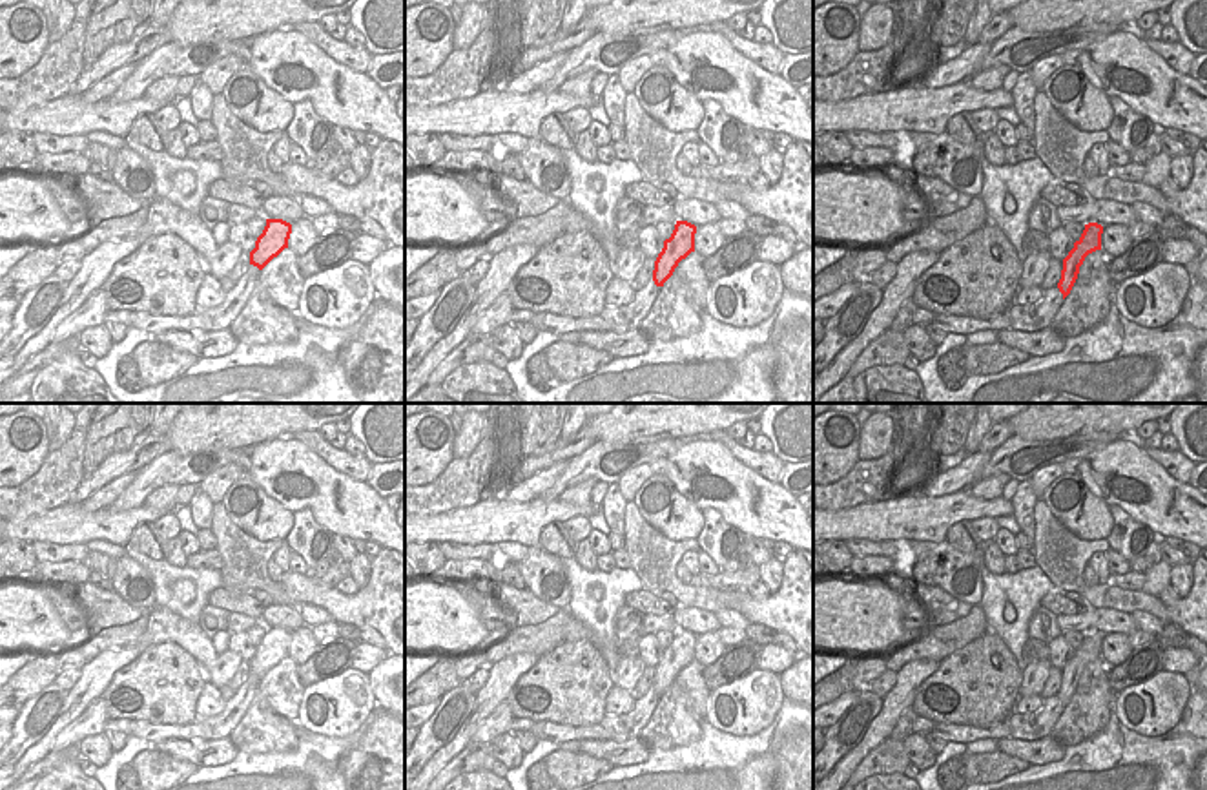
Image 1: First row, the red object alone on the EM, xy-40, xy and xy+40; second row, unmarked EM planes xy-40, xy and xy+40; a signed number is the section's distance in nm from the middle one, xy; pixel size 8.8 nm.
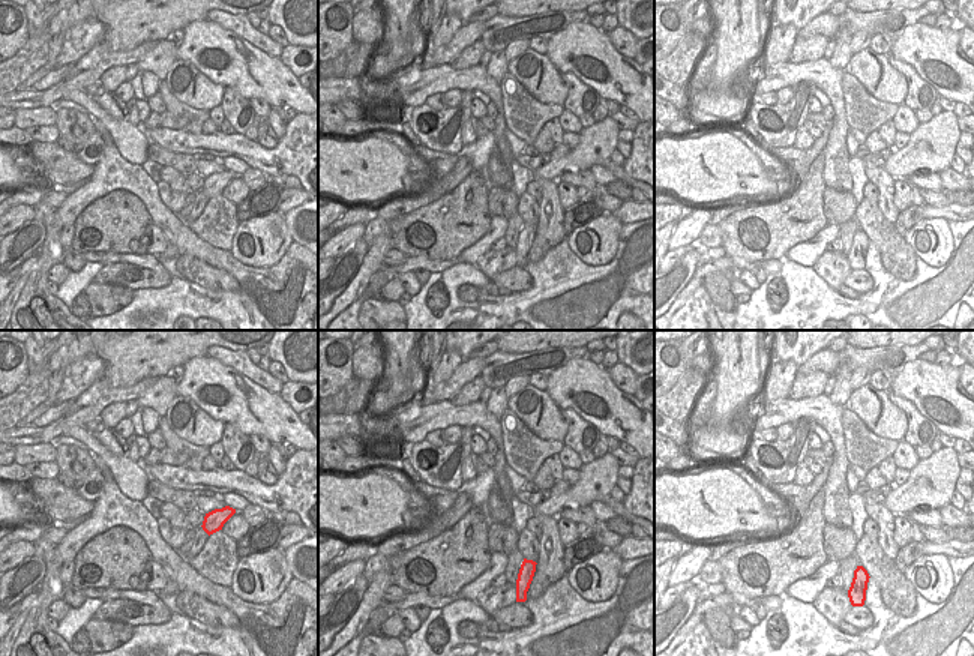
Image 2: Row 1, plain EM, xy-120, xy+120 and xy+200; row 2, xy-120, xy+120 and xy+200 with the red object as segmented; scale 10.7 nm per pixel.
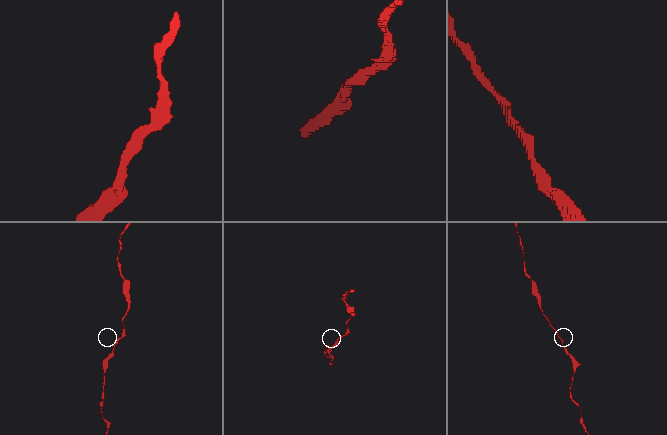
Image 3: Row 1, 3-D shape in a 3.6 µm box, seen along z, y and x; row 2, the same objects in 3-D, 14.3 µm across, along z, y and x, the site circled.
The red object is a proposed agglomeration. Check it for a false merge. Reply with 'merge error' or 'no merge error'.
no merge error

